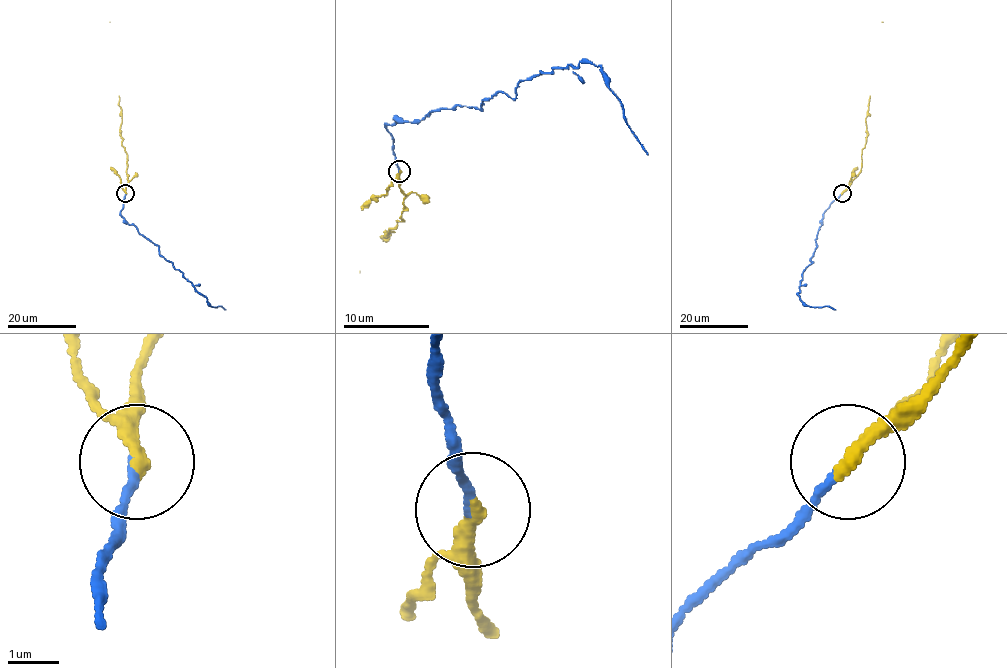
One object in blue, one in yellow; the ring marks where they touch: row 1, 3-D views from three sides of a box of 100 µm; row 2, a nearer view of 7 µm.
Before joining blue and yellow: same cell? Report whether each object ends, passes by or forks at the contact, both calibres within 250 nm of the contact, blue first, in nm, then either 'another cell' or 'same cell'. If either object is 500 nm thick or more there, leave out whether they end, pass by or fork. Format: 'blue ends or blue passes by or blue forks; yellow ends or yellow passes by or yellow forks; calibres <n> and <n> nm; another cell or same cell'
blue ends; yellow ends; calibres 170 and 320 nm; same cell

